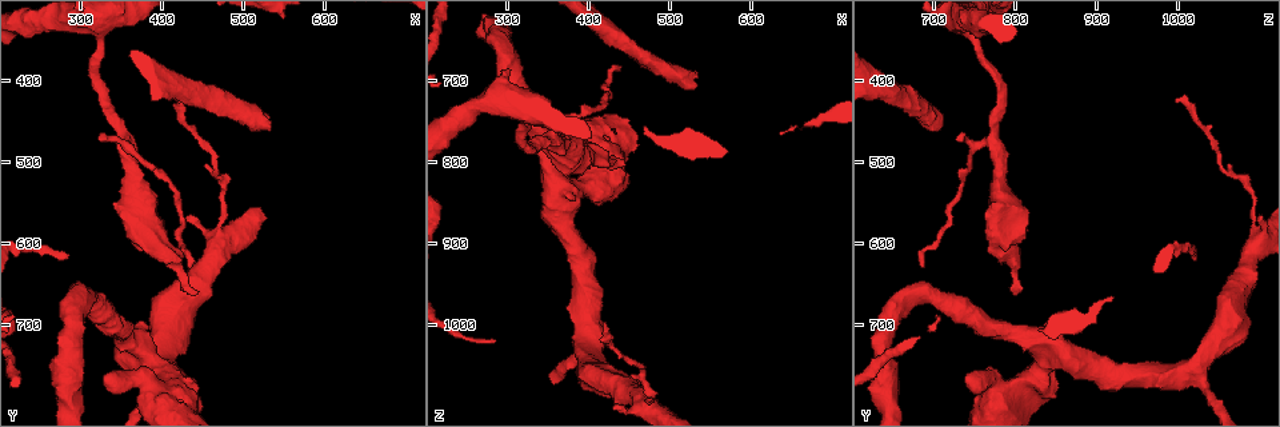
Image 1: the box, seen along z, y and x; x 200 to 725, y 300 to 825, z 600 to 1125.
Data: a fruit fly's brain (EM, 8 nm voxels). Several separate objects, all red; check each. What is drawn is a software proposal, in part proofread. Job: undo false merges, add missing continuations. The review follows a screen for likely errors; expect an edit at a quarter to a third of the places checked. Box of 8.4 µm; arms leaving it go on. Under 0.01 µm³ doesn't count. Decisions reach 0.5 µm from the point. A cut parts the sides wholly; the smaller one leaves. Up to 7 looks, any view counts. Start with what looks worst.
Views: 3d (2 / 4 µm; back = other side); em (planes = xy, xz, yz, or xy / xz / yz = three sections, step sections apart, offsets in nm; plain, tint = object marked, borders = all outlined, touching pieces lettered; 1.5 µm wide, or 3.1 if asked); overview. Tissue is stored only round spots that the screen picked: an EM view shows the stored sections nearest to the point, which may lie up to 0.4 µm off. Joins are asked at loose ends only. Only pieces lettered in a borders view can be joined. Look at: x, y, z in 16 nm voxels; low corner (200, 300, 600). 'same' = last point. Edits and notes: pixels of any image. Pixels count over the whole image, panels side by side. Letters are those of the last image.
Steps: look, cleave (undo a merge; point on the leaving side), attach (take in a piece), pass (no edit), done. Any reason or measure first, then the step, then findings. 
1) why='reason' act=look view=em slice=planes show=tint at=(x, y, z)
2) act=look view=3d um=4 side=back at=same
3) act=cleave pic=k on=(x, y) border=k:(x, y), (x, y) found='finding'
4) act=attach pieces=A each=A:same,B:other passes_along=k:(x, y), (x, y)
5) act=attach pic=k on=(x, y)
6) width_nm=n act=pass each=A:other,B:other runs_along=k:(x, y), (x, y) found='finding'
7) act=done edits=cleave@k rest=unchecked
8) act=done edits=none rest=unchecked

why='thick end' act=look view=3d um=2 at=(525, 460, 705)

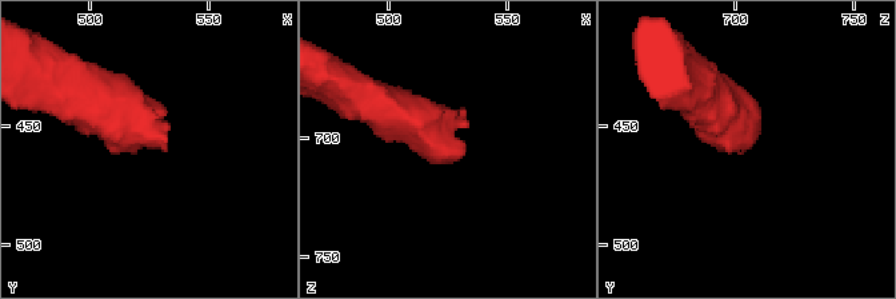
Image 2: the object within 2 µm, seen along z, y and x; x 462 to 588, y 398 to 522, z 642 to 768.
act=look view=em slice=planes show=borders at=(523, 458, 710)

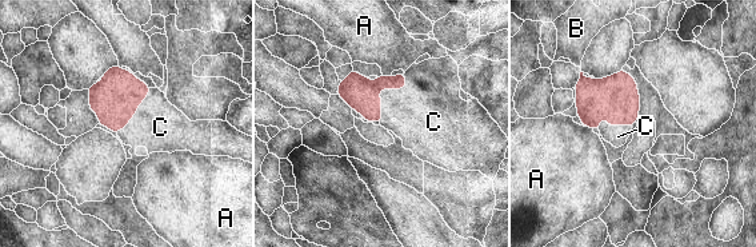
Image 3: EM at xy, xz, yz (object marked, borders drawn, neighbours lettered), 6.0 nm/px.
act=attach pieces=C each=A:other,B:other,C:same passes_along=3:(359, 92), (383, 88), (419, 108) found='it goes on there'

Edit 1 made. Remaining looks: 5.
why='long arm stops here' act=look view=3d um=2 side=back at=(285, 610, 1015)

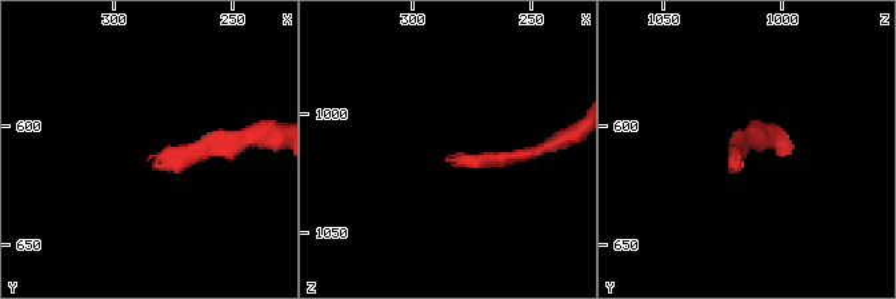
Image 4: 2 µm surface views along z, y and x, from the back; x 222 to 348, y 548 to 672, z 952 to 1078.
act=look view=em slice=xy step=4 show=borders at=(286, 612, 1018)

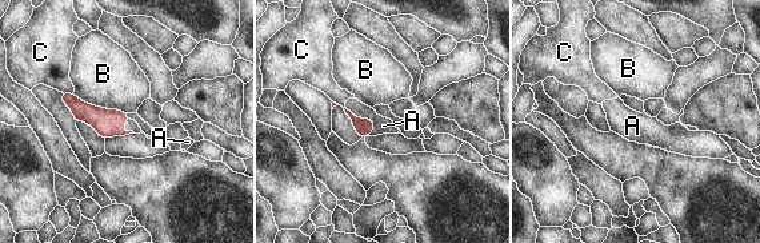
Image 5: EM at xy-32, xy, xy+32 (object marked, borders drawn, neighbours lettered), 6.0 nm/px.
act=pass each=A:other,B:other,C:other border=5:(72, 94), (124, 114) found='no lettered piece goes on from it'

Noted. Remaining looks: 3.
act=look view=em slice=xz step=8 show=borders at=(320, 475, 730)

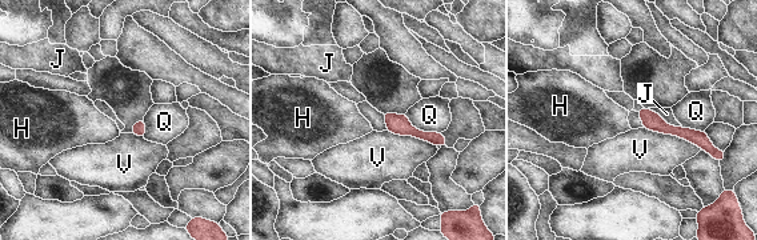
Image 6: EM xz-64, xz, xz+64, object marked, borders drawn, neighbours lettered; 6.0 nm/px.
act=look view=em slice=planes show=borders at=same

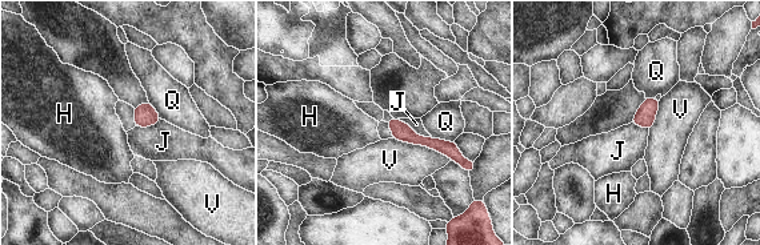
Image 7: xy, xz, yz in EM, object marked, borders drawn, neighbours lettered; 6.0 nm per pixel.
width_nm=110 act=pass each=H:other,J:other,Q:other,V:other border=7:(396, 119), (431, 137) found='none of them fits'

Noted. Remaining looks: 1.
act=done edits=attach@3 rest=unchecked

